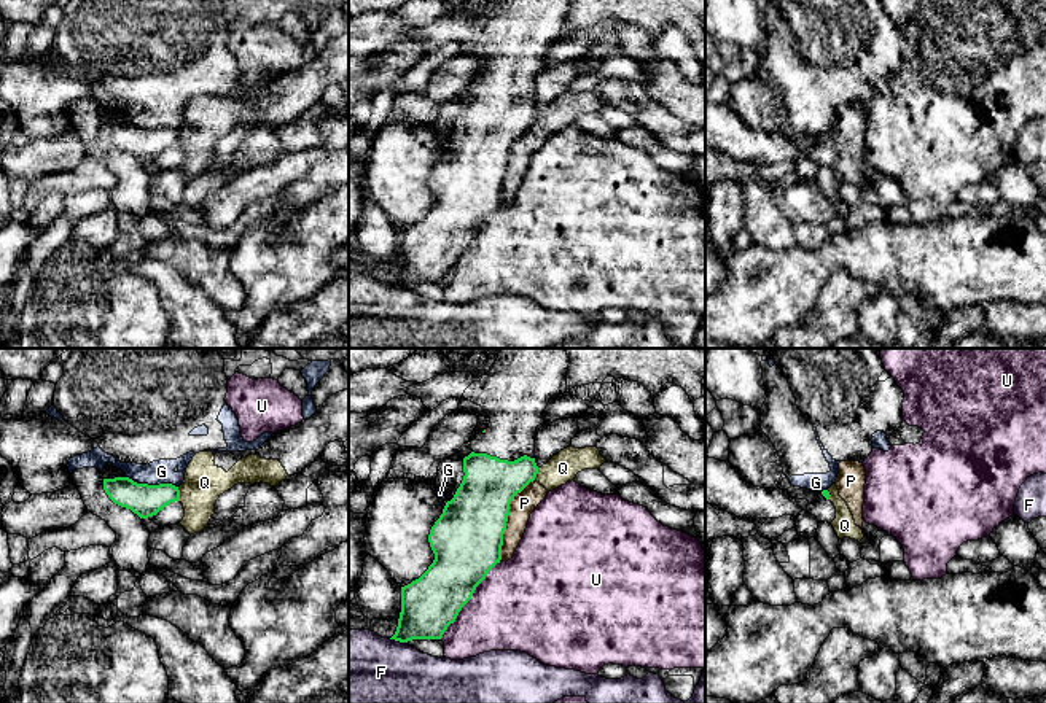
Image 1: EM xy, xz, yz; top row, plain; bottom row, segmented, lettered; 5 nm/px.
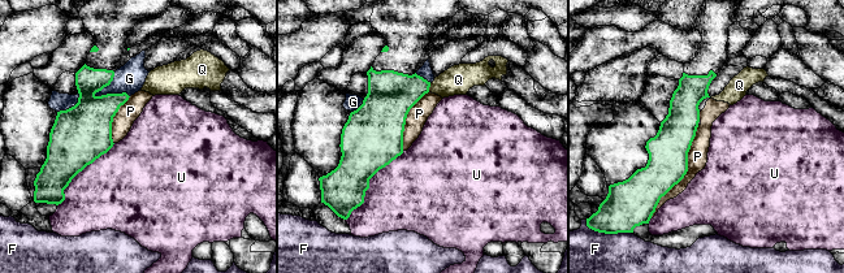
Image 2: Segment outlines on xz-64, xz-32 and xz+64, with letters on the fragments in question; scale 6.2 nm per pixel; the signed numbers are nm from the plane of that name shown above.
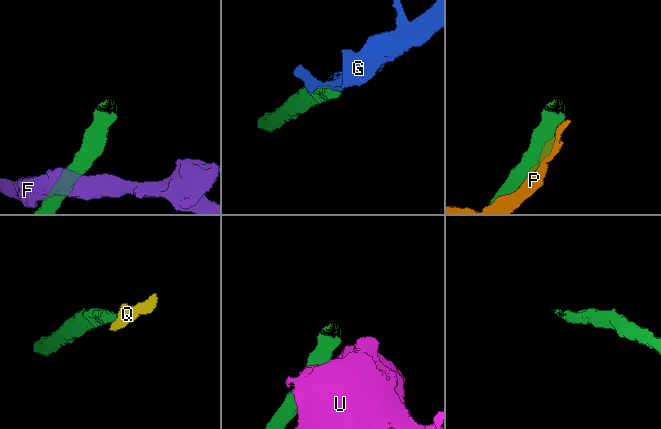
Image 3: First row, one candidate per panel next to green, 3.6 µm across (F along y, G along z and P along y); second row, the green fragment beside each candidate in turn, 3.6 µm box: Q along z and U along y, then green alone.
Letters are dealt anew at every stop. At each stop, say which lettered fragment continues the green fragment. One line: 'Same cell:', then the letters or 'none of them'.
Same cell: none of them

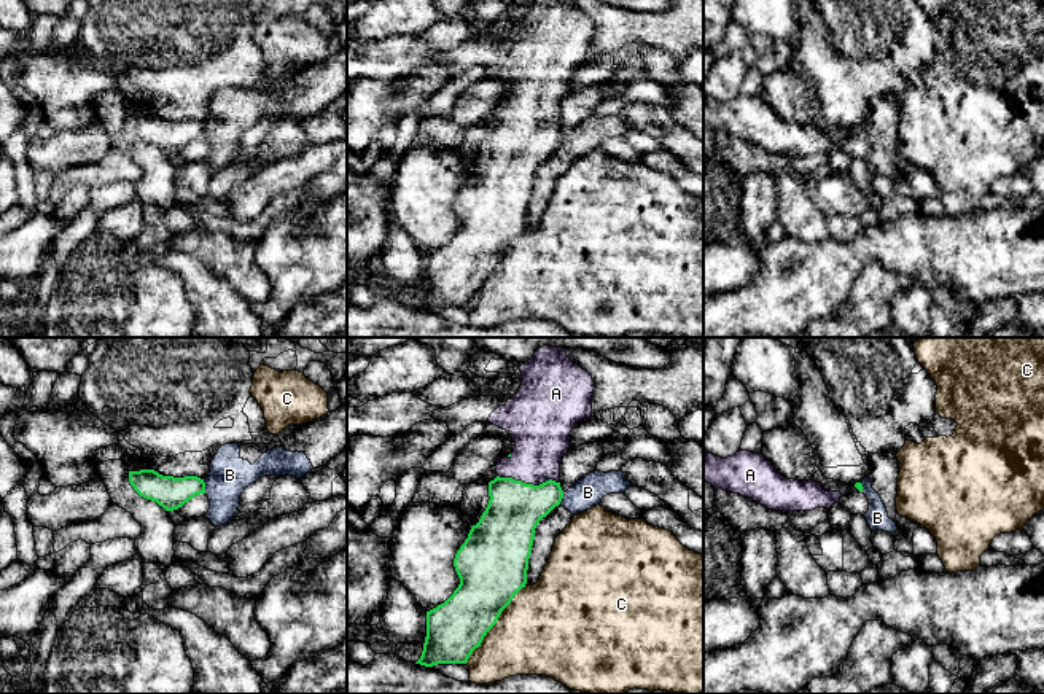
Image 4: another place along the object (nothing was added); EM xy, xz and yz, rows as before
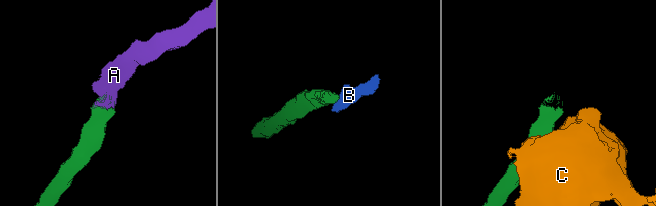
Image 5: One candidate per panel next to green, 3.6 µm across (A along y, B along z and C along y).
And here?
Same cell: A

